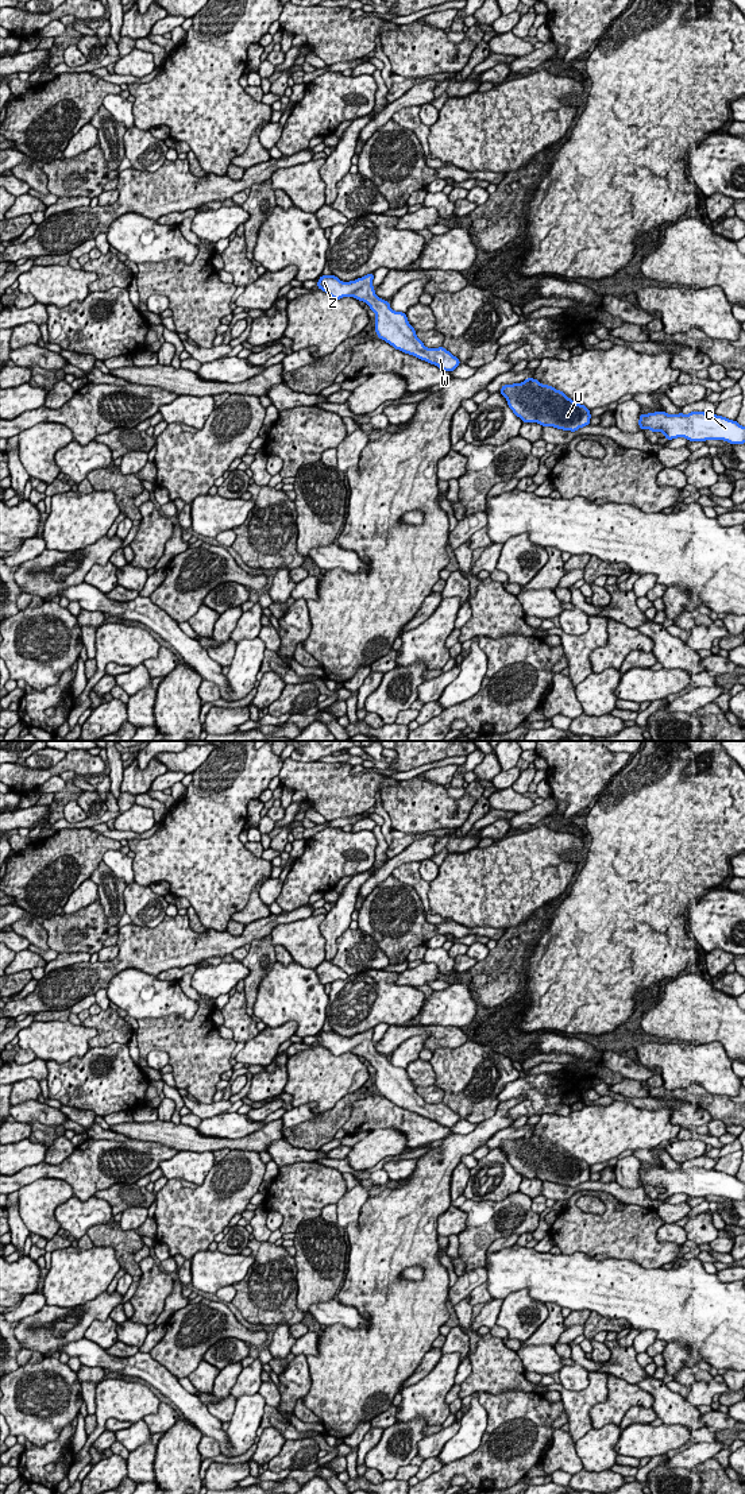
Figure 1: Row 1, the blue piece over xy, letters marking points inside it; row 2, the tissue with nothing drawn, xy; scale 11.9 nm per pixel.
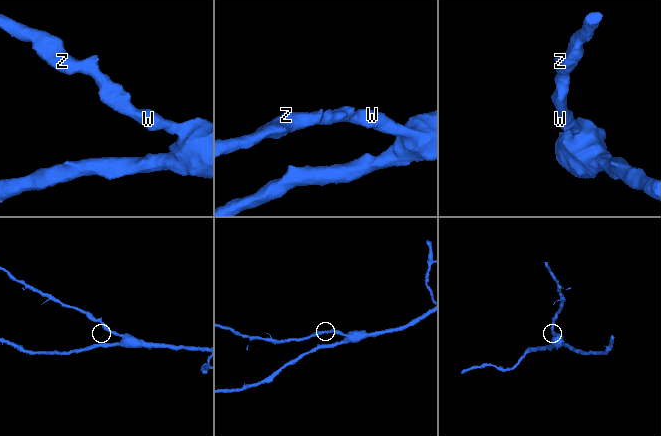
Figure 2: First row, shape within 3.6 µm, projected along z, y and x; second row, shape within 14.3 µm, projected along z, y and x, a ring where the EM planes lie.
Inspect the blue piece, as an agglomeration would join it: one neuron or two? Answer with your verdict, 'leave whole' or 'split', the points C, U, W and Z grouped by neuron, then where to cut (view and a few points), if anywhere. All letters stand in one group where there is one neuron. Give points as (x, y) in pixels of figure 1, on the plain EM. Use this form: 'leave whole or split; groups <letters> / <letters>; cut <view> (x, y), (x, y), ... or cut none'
leave whole; groups C U W Z; cut none

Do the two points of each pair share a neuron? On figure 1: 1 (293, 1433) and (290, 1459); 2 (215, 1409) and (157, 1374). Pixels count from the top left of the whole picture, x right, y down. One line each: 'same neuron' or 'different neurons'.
1: different neurons
2: different neurons

